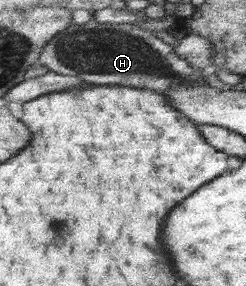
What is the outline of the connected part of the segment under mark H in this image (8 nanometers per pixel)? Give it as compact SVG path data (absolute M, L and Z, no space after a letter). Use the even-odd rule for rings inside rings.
M92 19L83 25L73 23L57 34L44 47L40 64L96 85L126 85L161 93L181 86L206 86L202 79L203 70L194 68L186 58L176 55L174 45L166 44L136 22L109 24Z

